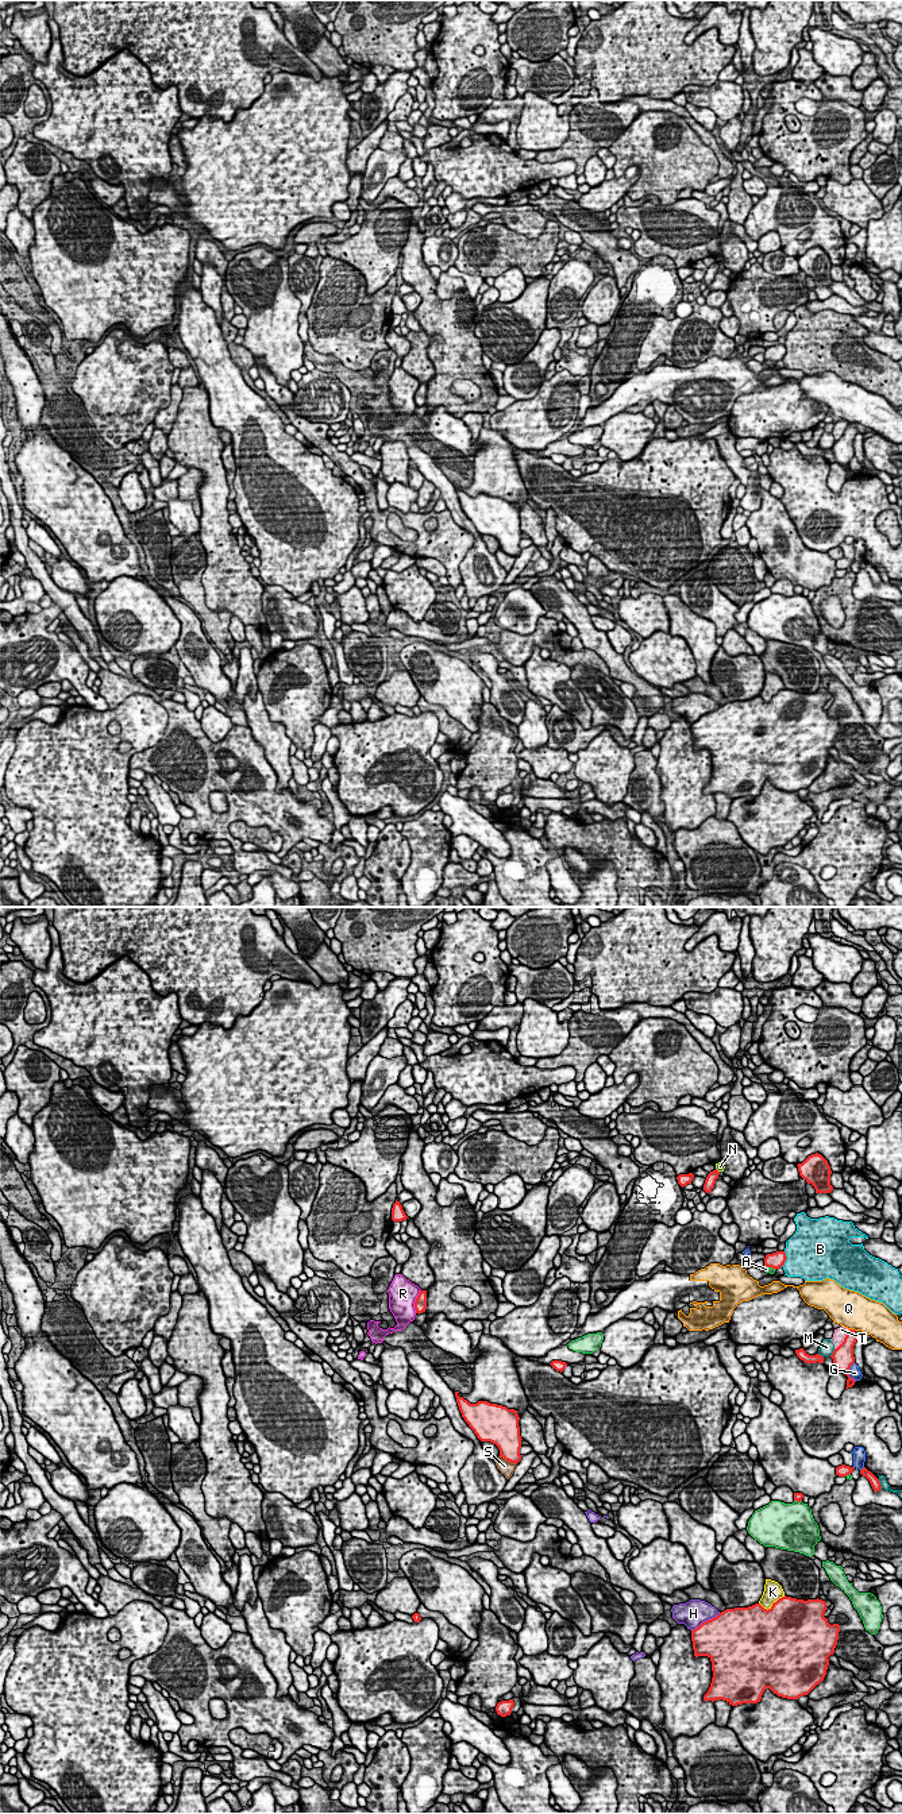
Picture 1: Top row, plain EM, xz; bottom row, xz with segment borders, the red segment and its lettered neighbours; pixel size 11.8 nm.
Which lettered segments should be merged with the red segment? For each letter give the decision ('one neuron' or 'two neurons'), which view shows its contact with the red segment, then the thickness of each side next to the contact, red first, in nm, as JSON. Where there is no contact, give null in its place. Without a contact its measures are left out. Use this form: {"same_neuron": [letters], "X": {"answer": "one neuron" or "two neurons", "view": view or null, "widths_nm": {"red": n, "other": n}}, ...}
{"same_neuron": [], "A": {"answer": "two neurons", "view": "xz", "widths_nm": {"red": 190, "other": 70}}, "B": {"answer": "two neurons", "view": "xz", "widths_nm": {"red": 190, "other": 480}}, "G": {"answer": "two neurons", "view": "xz", "widths_nm": {"red": 260, "other": 140}}, "H": {"answer": "two neurons", "view": "xz", "widths_nm": {"red": 480, "other": 320}}, "K": {"answer": "two neurons", "view": "xz", "widths_nm": {"red": 500, "other": 220}}, "M": {"answer": "two neurons", "view": "xz", "widths_nm": {"red": 120, "other": 90}}, "N": {"answer": "two neurons", "view": "xz", "widths_nm": {"red": 130, "other": 100}}, "Q": {"answer": "two neurons", "view": "xz", "widths_nm": {"red": 180, "other": 440}}, "R": {"answer": "two neurons", "view": "xz", "widths_nm": {"red": 160, "other": 340}}, "S": {"answer": "two neurons", "view": "xz", "widths_nm": {"red": 300, "other": 160}}, "T": {"answer": "two neurons", "view": "xz", "widths_nm": {"red": 260, "other": 140}}}

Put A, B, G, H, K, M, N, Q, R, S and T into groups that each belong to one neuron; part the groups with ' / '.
A / B / G / H / K / M / N / Q / R / S / T

